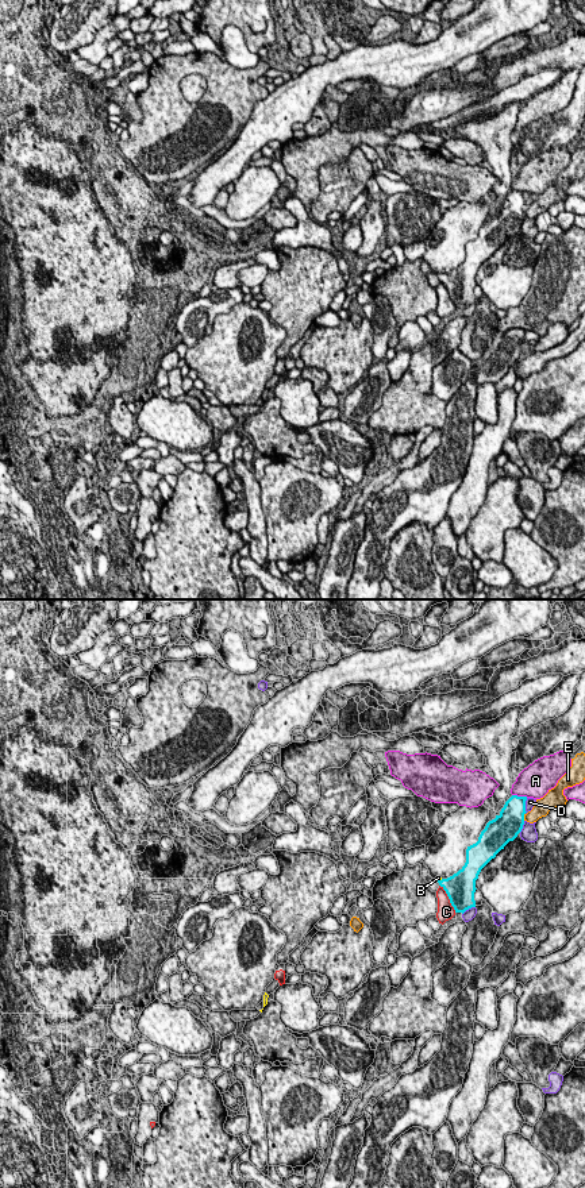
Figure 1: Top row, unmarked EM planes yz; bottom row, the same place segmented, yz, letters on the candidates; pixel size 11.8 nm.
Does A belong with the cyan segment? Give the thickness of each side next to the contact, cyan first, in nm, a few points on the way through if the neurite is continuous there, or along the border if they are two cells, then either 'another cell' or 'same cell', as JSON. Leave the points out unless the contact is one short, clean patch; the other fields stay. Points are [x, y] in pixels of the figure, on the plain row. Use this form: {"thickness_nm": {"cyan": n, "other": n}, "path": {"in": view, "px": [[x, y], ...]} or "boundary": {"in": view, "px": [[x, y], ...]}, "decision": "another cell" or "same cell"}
{"thickness_nm": {"cyan": 280, "other": 380}, "boundary": {"in": "yz", "px": [[512, 189], [527, 192]]}, "decision": "another cell"}

